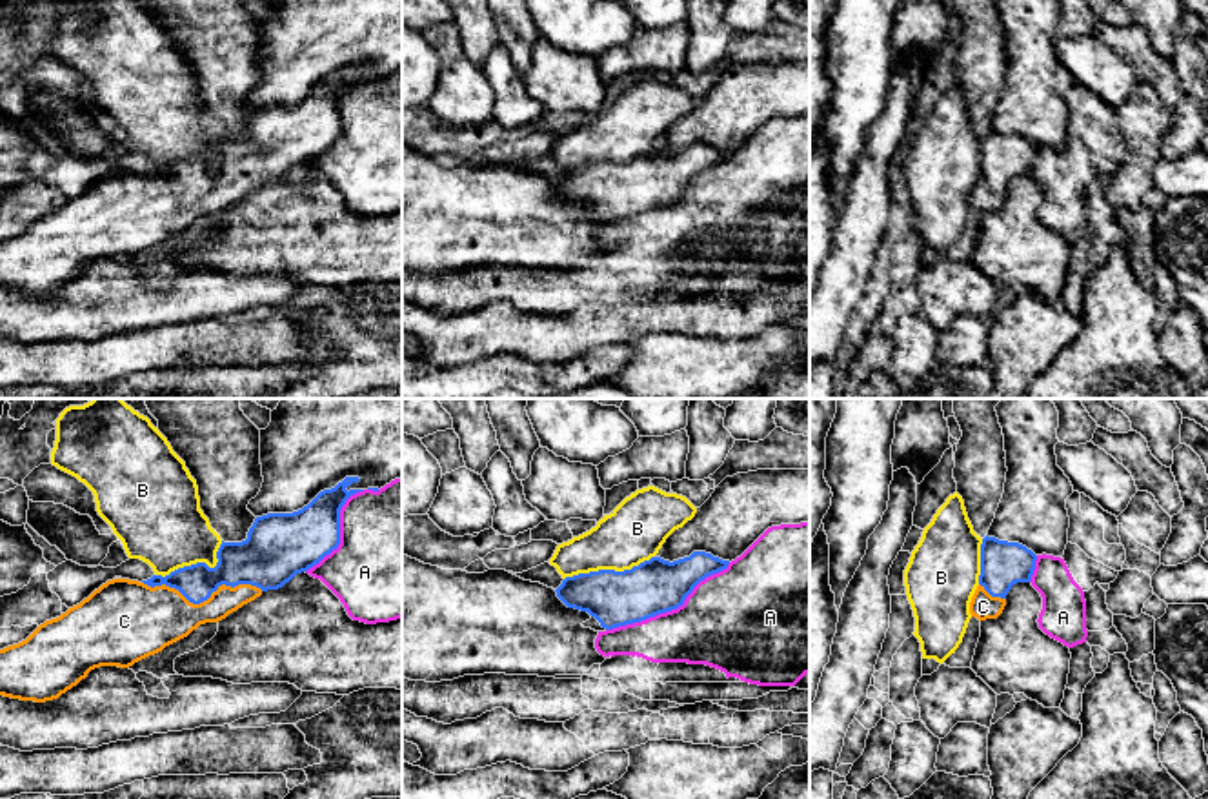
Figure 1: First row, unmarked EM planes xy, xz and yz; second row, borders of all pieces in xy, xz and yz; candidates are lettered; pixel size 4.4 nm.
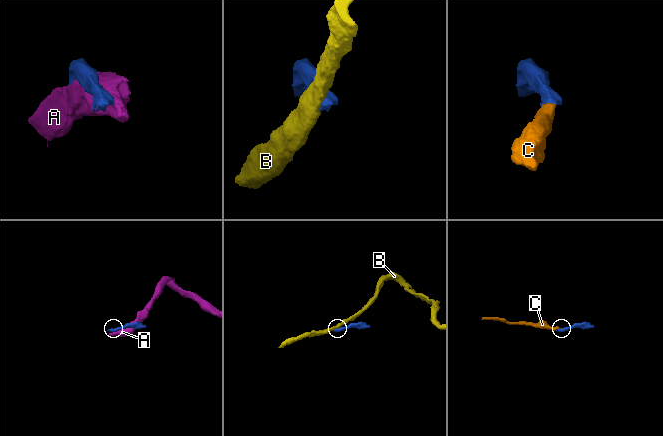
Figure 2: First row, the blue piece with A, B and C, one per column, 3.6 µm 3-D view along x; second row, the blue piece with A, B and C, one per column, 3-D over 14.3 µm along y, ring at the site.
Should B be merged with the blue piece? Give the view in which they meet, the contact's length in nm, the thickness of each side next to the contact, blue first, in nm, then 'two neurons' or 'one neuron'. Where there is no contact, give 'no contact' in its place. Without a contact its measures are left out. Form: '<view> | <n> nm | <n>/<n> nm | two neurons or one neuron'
xz | 420 nm | 240/260 nm | two neurons

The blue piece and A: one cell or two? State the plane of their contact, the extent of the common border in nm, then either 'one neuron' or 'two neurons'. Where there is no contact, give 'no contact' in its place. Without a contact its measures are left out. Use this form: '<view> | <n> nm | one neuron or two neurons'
xz | 650 nm | two neurons

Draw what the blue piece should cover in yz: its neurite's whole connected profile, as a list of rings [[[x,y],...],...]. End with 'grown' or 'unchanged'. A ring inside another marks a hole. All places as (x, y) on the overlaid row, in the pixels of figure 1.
[[[986,535],[981,544],[979,586],[970,602],[971,617],[997,619],[1012,586],[1032,581],[1035,561],[1037,555],[1026,546]]] | grown

